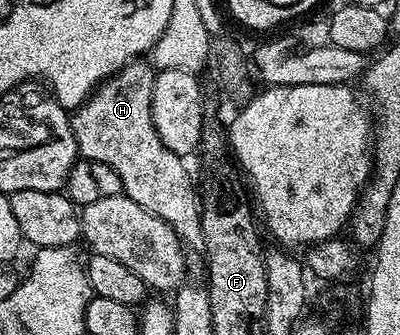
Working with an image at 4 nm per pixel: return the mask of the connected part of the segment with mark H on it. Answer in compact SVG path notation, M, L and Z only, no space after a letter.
M139 58L125 64L114 76L103 80L80 107L73 109L70 116L72 134L81 159L95 160L116 170L124 195L132 198L136 206L148 210L148 214L164 218L191 253L201 253L204 230L200 192L190 181L187 161L172 154L172 150L160 142L160 134L156 134L152 122L152 88L156 72L146 62Z

